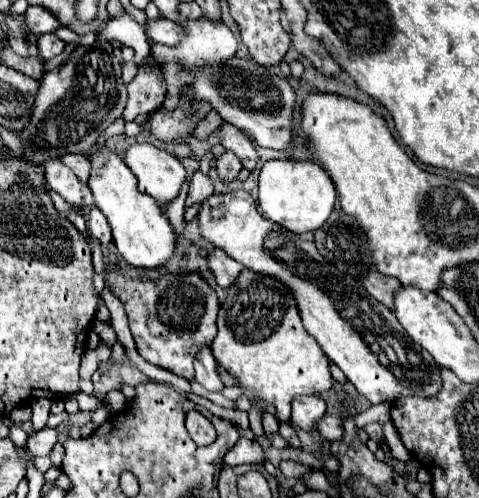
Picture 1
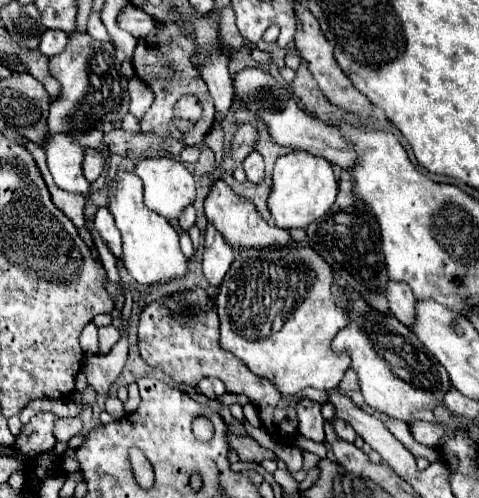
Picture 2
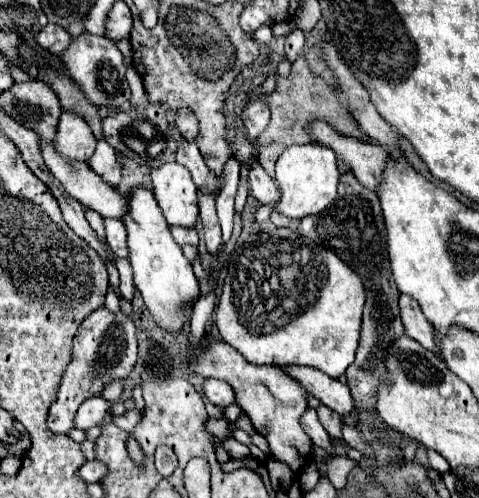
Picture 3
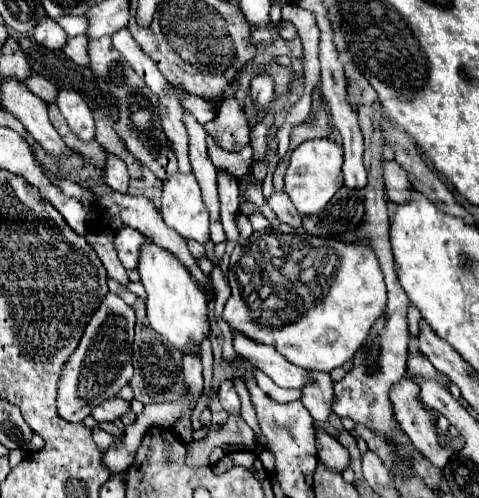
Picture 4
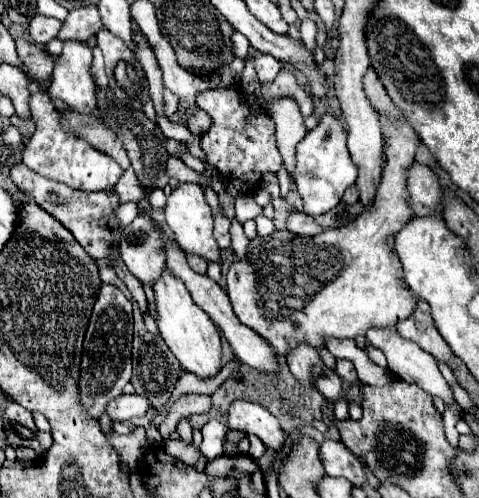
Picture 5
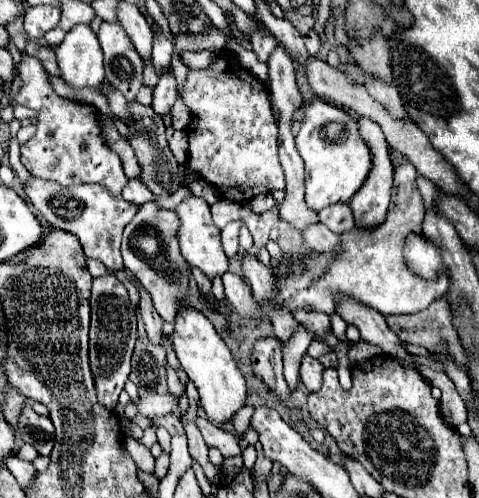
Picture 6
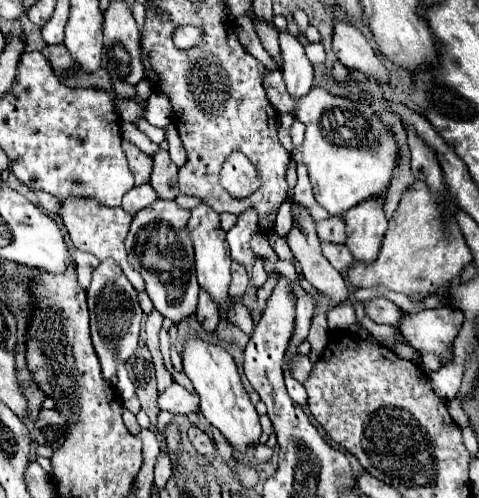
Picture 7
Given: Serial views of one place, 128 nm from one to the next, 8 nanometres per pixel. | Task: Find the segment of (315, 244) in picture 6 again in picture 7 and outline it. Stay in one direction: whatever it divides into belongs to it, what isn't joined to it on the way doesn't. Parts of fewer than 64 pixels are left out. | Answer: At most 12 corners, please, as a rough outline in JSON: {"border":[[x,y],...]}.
{"border":[[322,244],[324,256],[338,272],[346,272],[354,258],[348,248]]}

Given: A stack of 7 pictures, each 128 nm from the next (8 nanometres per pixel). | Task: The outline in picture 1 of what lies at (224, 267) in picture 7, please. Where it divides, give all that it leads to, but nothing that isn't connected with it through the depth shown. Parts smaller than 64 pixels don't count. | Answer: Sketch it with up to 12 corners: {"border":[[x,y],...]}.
{"border":[[130,146],[124,162],[140,192],[160,204],[180,194],[188,176],[174,154]]}

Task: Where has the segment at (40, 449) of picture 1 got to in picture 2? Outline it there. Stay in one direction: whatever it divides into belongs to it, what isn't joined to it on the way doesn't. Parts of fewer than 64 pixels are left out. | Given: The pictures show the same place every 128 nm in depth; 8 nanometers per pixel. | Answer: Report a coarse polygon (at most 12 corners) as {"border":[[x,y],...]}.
{"border":[[60,418],[56,422],[56,438],[70,440],[82,432],[82,420]]}

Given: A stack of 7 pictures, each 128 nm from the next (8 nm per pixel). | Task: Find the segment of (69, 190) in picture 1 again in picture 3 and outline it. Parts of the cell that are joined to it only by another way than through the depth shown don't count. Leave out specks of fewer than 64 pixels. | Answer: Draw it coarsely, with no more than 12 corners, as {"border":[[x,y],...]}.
{"border":[[62,110],[56,148],[90,160],[96,138],[88,122]]}

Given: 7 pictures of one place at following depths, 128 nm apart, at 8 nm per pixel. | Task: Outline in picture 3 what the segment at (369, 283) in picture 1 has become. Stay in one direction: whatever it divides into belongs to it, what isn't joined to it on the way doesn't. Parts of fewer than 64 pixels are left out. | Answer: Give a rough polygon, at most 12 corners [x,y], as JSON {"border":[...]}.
{"border":[[402,294],[400,312],[406,334],[442,358],[434,328],[416,300]]}

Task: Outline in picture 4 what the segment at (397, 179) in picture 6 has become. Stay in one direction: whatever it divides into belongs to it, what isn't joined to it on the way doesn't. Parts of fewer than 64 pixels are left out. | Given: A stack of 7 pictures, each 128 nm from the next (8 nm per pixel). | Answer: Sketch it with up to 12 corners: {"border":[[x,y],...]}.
{"border":[[242,238],[222,318],[306,370],[386,310],[368,244]]}

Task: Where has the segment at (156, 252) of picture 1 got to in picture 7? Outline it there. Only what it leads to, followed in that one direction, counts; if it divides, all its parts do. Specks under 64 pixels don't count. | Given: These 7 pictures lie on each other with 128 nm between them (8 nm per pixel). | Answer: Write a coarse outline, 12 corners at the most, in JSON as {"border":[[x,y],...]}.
{"border":[[186,336],[200,412],[244,454],[262,428],[232,356]]}

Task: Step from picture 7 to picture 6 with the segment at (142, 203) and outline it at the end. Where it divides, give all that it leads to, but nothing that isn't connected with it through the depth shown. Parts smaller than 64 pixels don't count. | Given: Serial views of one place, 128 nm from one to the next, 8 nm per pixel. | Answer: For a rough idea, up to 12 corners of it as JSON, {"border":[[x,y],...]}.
{"border":[[136,178],[122,198],[136,206],[152,200],[152,192]]}

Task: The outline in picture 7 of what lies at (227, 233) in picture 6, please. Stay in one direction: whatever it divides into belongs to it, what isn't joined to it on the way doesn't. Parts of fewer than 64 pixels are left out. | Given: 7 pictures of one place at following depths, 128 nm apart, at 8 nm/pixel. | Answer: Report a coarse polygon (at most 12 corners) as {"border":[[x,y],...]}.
{"border":[[242,212],[228,230],[232,260],[256,262],[250,238],[258,232],[256,212]]}

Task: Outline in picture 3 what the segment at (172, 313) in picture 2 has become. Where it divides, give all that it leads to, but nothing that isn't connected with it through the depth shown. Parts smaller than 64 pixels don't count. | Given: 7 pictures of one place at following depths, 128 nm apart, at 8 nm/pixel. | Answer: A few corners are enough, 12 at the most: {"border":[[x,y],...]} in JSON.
{"border":[[222,340],[192,360],[224,380],[272,456],[298,480],[312,462],[308,392]]}

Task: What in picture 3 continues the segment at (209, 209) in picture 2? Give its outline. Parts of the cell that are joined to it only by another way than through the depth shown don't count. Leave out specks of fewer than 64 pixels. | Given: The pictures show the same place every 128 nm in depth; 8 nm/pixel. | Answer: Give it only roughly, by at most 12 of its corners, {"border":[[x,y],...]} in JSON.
{"border":[[182,140],[176,162],[198,174],[198,186],[216,190],[216,176],[204,164],[196,142]]}

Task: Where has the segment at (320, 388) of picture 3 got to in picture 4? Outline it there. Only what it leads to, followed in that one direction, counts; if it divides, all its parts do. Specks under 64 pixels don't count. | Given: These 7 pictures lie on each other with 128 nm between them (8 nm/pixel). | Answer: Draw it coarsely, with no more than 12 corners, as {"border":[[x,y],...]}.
{"border":[[236,330],[238,356],[280,388],[304,388],[308,372]]}

